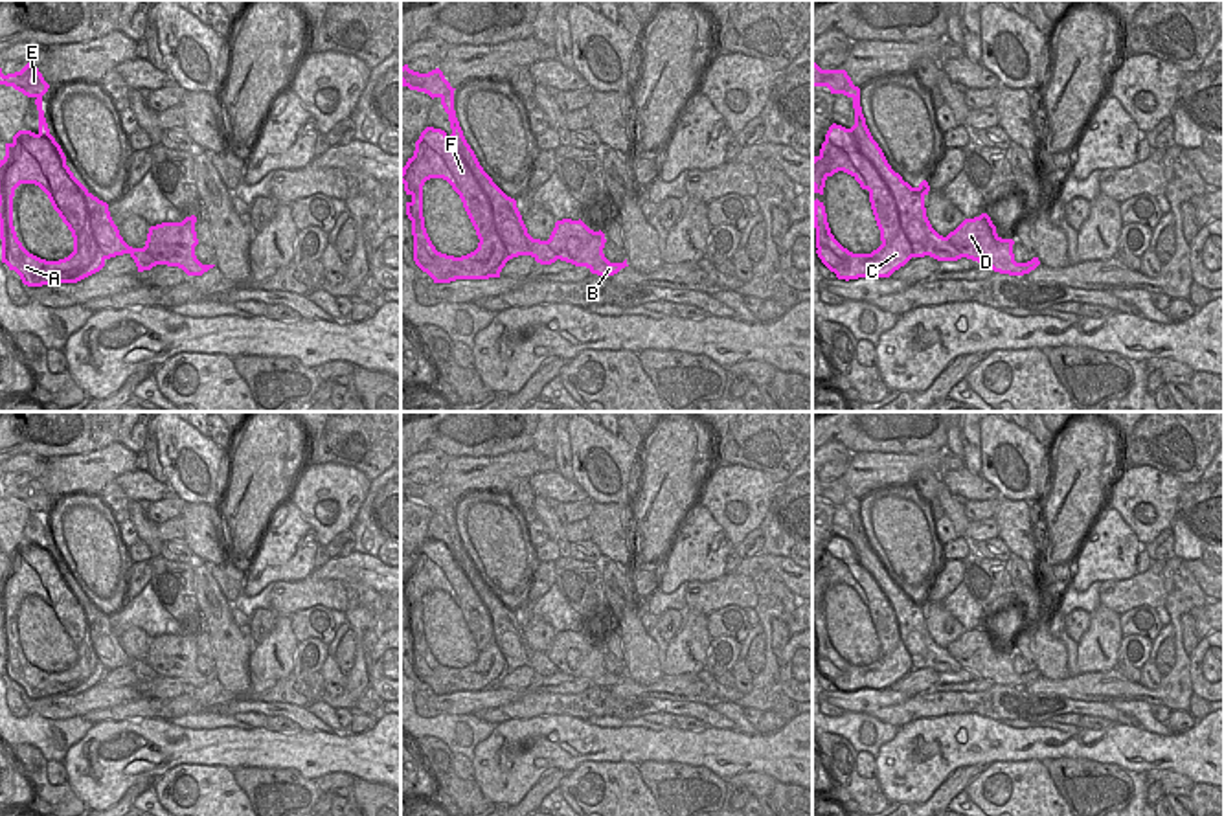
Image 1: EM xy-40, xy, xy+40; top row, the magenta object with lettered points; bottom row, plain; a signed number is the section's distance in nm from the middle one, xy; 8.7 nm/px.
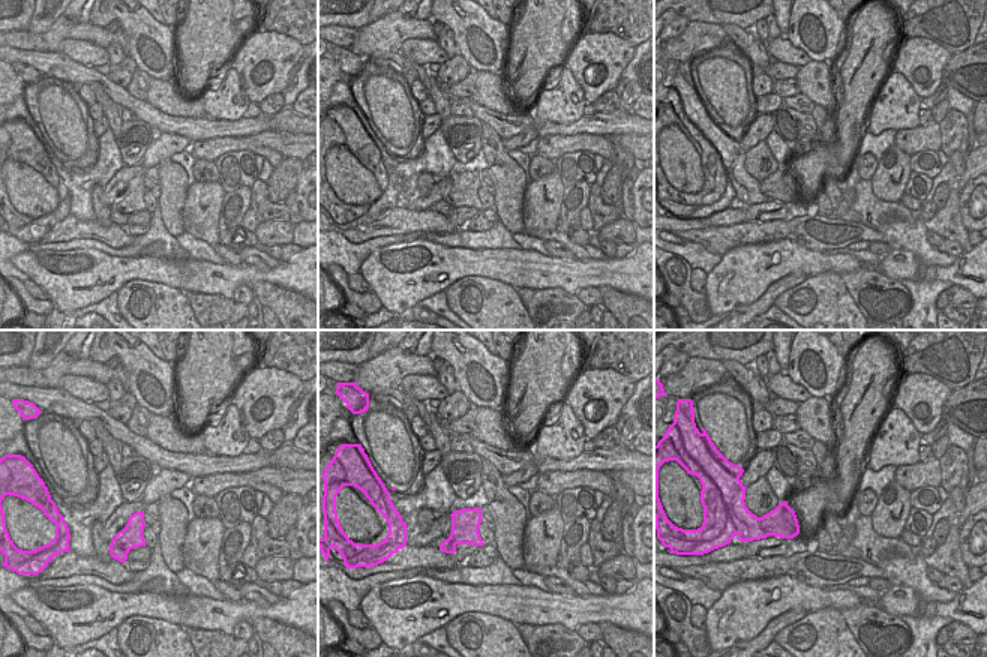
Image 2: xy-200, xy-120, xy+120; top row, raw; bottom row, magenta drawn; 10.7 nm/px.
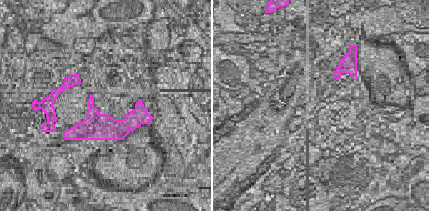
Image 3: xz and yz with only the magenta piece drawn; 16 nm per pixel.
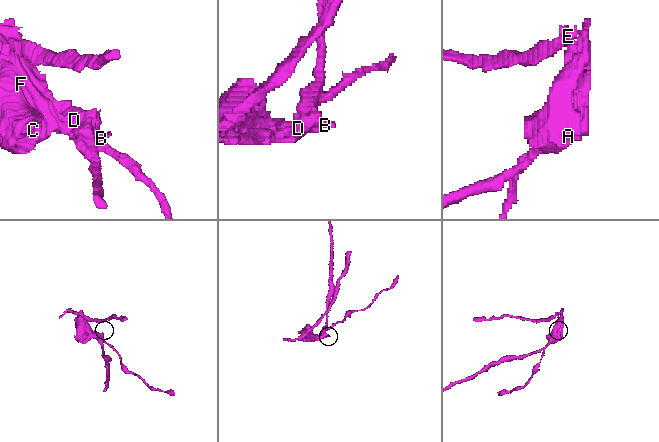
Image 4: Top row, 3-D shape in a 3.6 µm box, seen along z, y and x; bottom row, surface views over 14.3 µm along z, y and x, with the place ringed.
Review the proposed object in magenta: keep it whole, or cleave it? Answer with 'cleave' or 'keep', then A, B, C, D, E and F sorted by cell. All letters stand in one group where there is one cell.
cleave; groups A C E F / B D

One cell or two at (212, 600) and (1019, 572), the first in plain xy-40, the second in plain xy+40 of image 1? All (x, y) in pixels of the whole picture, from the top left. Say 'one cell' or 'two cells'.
one cell

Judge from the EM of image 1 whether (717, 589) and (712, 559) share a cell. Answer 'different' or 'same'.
different

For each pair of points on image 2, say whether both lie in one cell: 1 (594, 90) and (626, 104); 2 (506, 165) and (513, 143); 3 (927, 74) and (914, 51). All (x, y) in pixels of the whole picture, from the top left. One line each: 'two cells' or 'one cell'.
1: two cells
2: two cells
3: one cell

